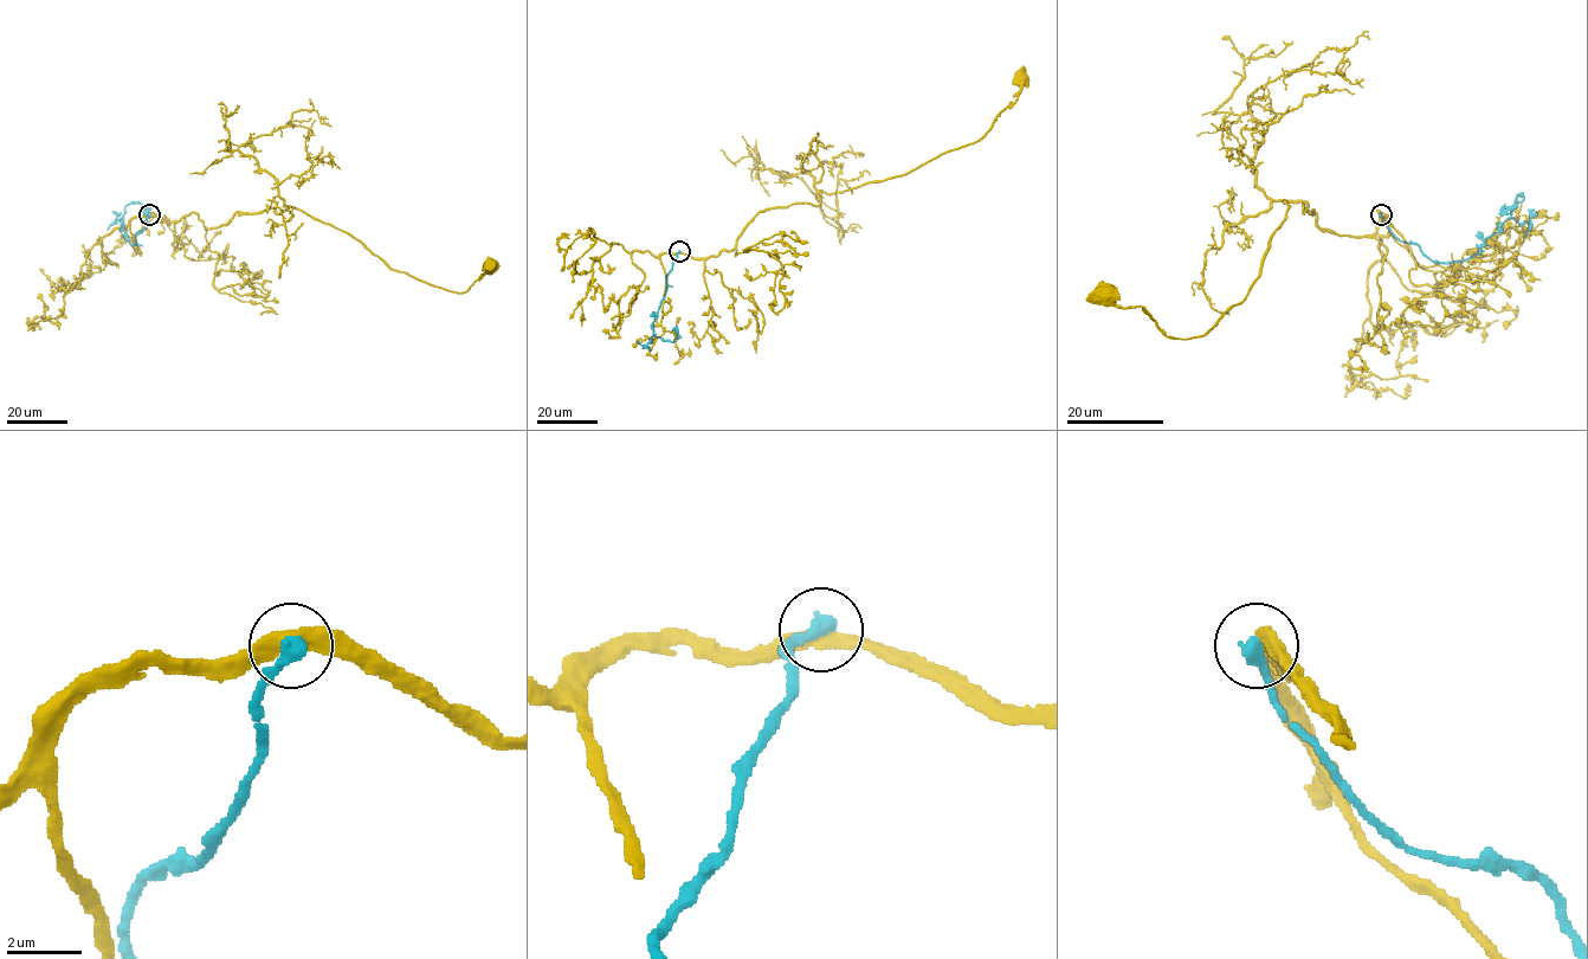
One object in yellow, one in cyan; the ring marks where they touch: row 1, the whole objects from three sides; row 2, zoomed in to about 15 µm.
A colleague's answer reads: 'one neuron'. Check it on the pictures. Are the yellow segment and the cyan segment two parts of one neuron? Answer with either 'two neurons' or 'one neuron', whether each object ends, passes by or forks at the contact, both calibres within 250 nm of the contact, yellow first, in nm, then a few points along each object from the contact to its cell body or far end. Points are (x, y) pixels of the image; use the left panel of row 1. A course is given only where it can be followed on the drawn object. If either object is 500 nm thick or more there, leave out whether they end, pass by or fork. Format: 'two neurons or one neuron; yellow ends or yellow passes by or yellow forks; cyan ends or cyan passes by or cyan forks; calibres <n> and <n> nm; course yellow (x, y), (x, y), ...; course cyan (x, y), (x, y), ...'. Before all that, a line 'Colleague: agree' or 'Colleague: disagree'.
Colleague: disagree
two neurons; yellow passes by; cyan ends; calibres 360 and 440 nm; course yellow (149, 214), (178, 221), (195, 213), (214, 229), (237, 212), (295, 207), (392, 269), (458, 293), (490, 264); course cyan (149, 214), (131, 245), (123, 226), (124, 207), (141, 203), (148, 210), (142, 211)

